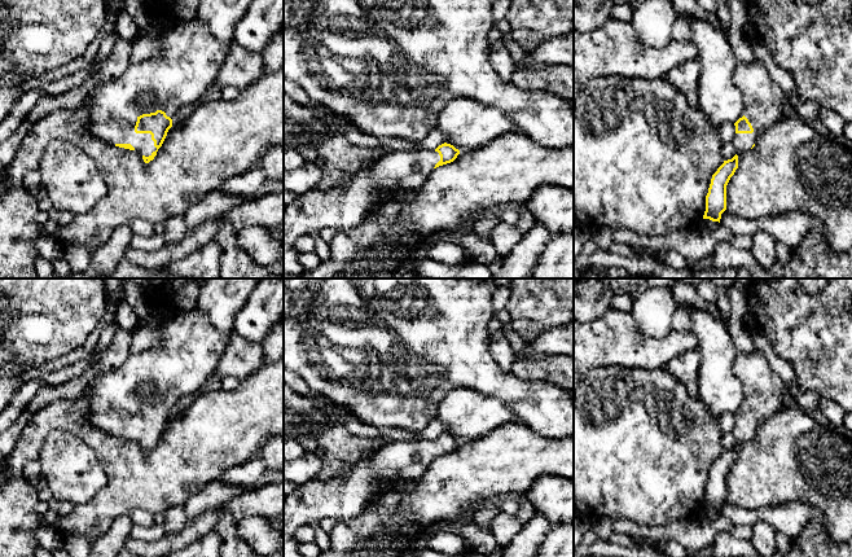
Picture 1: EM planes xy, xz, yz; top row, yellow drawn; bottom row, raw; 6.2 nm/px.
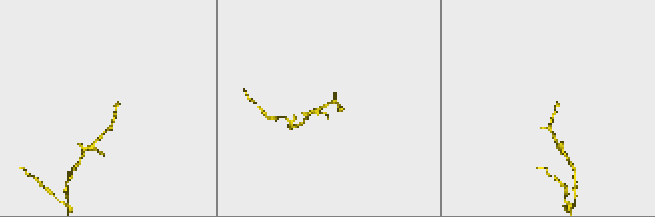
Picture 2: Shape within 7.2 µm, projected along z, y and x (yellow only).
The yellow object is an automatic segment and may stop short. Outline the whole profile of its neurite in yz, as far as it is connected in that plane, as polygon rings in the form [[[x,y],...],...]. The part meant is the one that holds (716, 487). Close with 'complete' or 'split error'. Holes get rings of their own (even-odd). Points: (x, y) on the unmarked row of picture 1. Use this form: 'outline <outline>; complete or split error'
outline [[[735,444],[732,449],[724,451],[712,465],[708,483],[706,486],[706,501],[703,509],[720,513],[721,504],[726,500],[726,475],[737,459],[738,446]]]; complete

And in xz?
outline [[[447,433],[435,440],[390,440],[372,456],[357,460],[352,468],[330,481],[320,482],[312,478],[299,486],[284,500],[284,557],[303,557],[294,538],[299,527],[320,523],[324,518],[334,522],[357,518],[377,494],[399,488],[404,482],[418,482],[434,459],[453,452],[458,444],[460,440]]]; split error

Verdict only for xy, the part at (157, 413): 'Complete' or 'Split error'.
Split error

